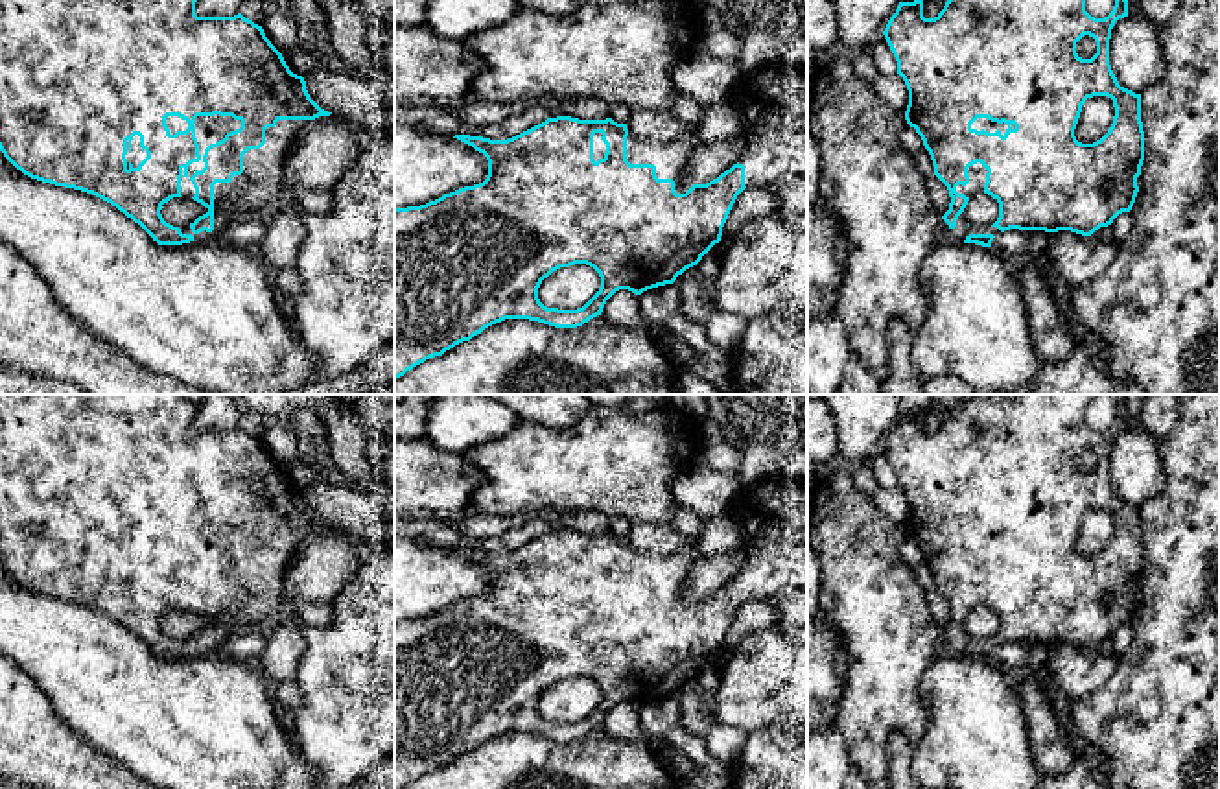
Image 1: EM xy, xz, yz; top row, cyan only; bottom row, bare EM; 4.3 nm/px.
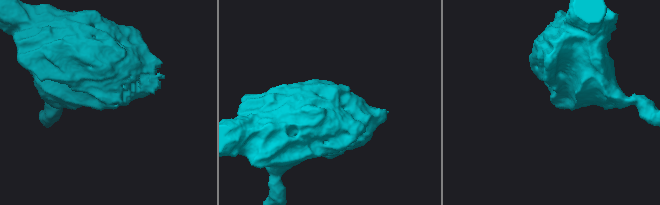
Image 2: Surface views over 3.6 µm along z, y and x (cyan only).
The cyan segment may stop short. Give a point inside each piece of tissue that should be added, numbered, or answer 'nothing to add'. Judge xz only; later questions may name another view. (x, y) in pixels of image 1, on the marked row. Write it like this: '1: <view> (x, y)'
1: xz (669, 157)

